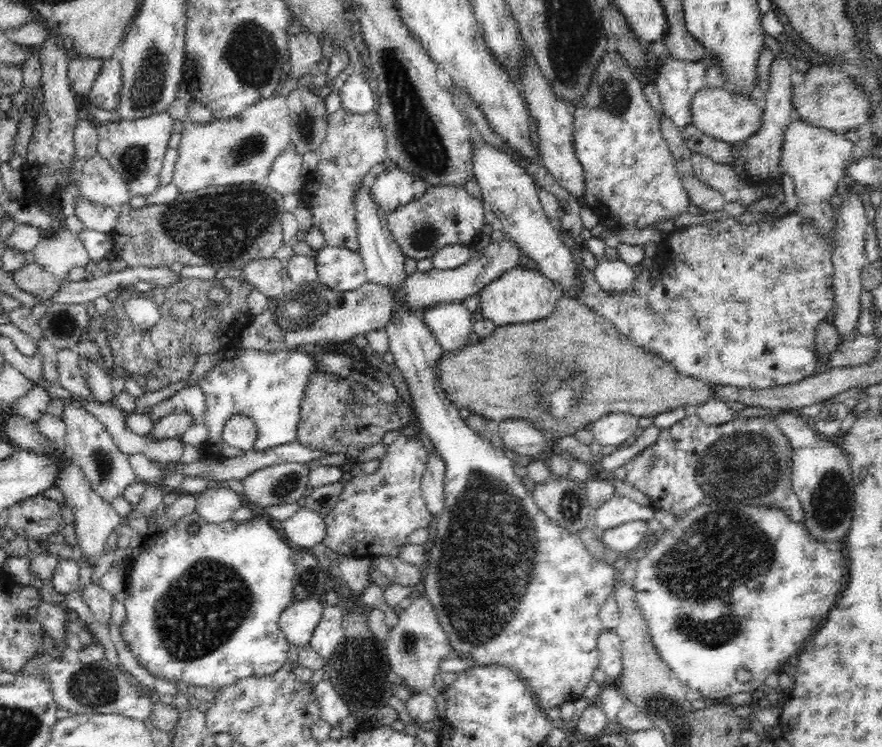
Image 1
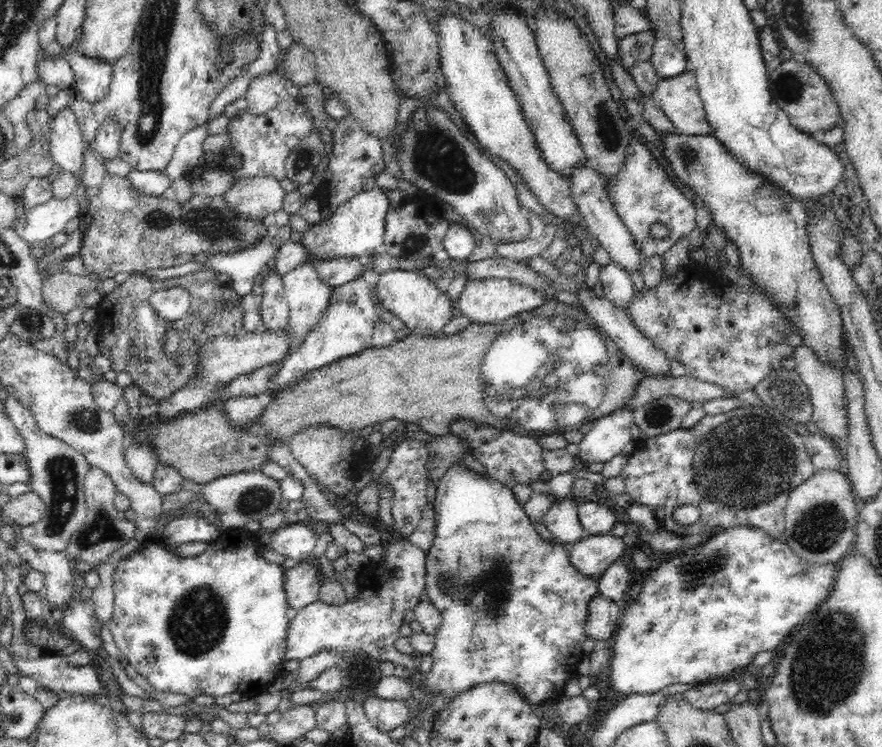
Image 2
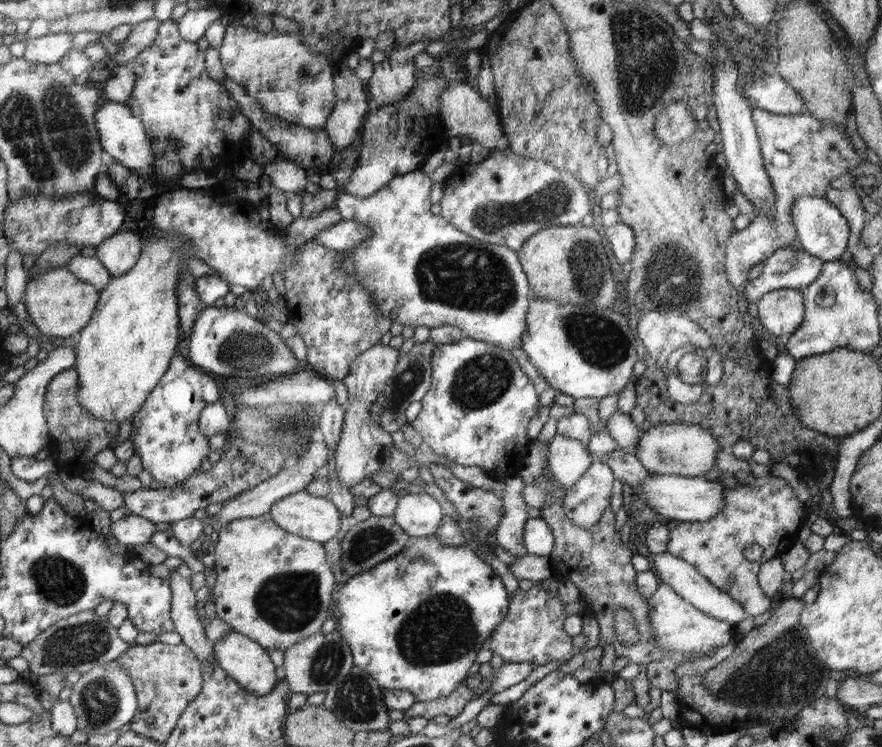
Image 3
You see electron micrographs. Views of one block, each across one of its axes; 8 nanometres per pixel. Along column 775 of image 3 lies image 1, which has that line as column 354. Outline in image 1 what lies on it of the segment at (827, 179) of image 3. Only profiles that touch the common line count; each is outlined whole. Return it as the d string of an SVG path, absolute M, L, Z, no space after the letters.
M339 109L327 116L327 133L322 144L318 148L321 154L316 170L312 170L303 178L302 189L300 190L301 201L312 210L313 227L322 230L325 245L339 248L346 248L354 252L359 251L357 234L356 205L354 205L354 190L367 178L376 164L387 159L387 146L385 134L379 121L377 111L366 114L354 114Z

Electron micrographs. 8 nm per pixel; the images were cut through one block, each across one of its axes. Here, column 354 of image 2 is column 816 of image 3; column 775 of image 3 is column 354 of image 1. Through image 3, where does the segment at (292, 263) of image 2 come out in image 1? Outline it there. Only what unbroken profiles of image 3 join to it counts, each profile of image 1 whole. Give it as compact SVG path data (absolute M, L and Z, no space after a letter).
M324 246L318 250L315 264L318 281L332 290L356 290L367 282L365 266L359 251Z

